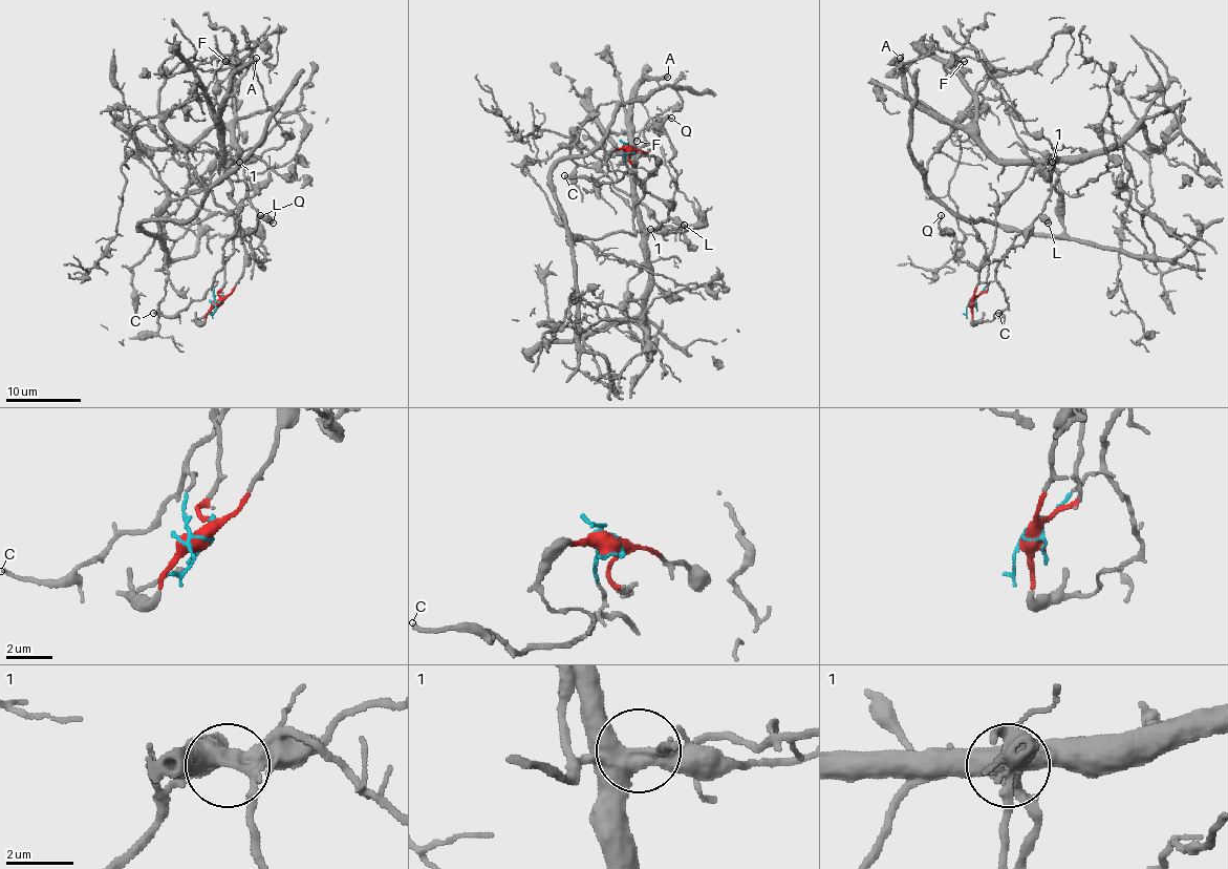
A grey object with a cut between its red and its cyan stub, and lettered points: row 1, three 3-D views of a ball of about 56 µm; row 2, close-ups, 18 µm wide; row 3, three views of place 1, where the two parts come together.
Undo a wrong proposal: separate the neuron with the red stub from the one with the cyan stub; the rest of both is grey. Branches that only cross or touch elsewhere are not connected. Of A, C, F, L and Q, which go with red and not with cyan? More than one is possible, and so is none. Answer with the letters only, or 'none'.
none

